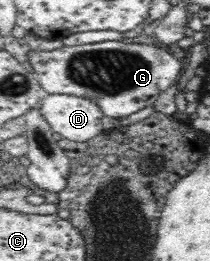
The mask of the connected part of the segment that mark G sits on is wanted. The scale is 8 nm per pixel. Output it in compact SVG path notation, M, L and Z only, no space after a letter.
M146 39L62 45L49 51L24 49L22 57L29 60L46 92L89 98L97 102L104 115L114 119L124 119L141 108L153 107L158 94L177 83L183 72L181 59L162 47L150 45Z

